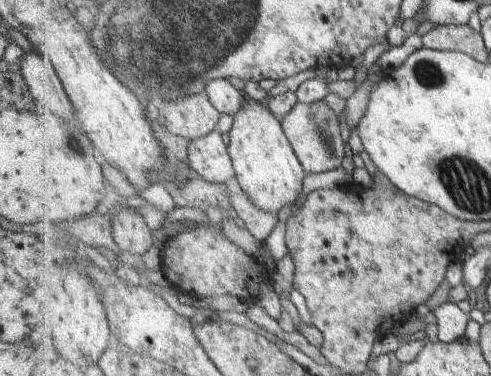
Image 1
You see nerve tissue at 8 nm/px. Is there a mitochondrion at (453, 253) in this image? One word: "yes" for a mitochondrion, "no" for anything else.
no

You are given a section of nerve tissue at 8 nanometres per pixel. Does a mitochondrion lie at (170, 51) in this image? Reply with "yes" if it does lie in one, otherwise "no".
yes

